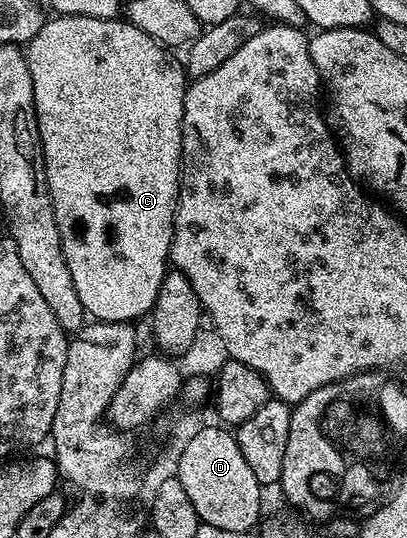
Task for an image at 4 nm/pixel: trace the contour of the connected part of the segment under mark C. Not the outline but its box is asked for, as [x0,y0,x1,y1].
[25,16,189,322]

